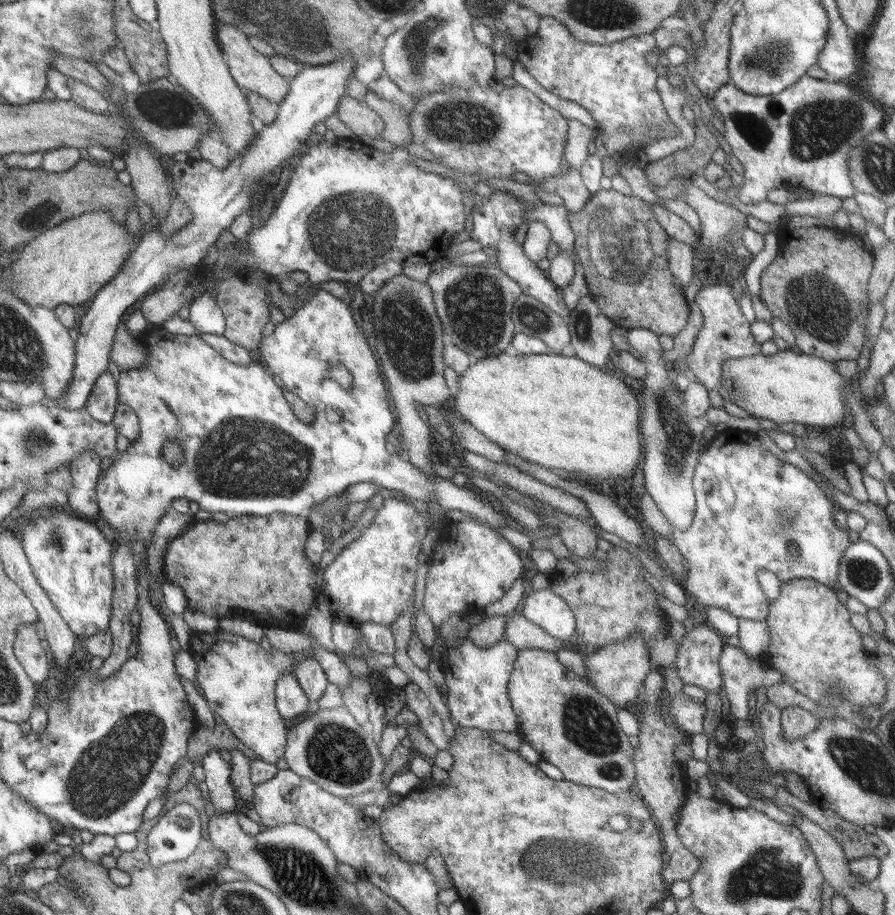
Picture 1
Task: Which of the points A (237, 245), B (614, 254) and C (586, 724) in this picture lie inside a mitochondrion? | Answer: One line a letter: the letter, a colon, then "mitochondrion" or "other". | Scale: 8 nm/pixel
A: other
B: mitochondrion
C: mitochondrion

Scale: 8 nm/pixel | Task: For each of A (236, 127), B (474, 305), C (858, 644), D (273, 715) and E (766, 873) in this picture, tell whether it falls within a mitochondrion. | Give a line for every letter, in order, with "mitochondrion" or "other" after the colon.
A: other
B: mitochondrion
C: other
D: other
E: mitochondrion

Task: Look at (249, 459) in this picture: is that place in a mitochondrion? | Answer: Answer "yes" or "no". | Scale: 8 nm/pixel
yes

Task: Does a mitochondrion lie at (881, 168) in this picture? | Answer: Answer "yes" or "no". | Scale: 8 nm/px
yes

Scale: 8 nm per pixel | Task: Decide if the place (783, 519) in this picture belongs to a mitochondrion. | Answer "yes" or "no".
yes

